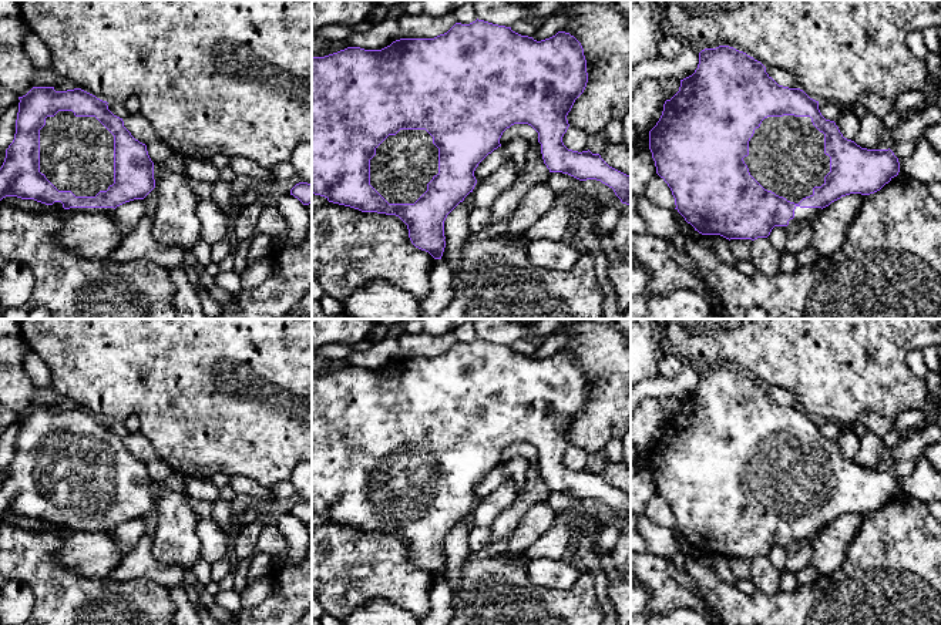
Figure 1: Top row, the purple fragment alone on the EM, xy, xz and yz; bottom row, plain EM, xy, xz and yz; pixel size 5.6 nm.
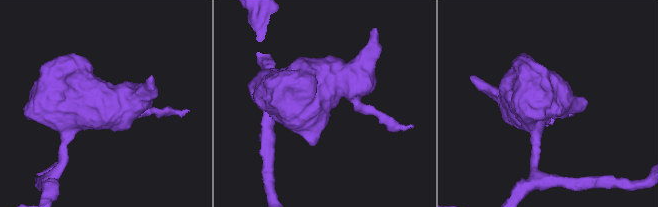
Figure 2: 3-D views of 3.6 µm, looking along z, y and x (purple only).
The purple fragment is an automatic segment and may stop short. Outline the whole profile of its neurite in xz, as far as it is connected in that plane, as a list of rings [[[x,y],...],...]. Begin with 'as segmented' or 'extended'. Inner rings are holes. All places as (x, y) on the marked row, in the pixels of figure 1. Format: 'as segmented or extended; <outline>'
extended; [[[475,20],[470,24],[456,23],[447,33],[434,38],[400,38],[382,50],[347,47],[325,57],[312,57],[312,192],[325,196],[329,202],[350,206],[362,212],[377,212],[399,216],[409,229],[411,243],[429,252],[434,259],[441,259],[446,248],[444,221],[447,215],[473,192],[477,179],[474,171],[478,164],[494,149],[501,147],[503,132],[514,124],[528,124],[538,132],[544,164],[550,172],[568,174],[579,181],[596,179],[614,189],[622,204],[631,206],[631,175],[609,167],[599,154],[568,149],[562,137],[569,124],[567,120],[575,100],[584,93],[588,83],[587,60],[581,43],[565,31],[537,41],[521,36],[511,27]]]

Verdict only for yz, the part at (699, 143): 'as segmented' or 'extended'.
extended

